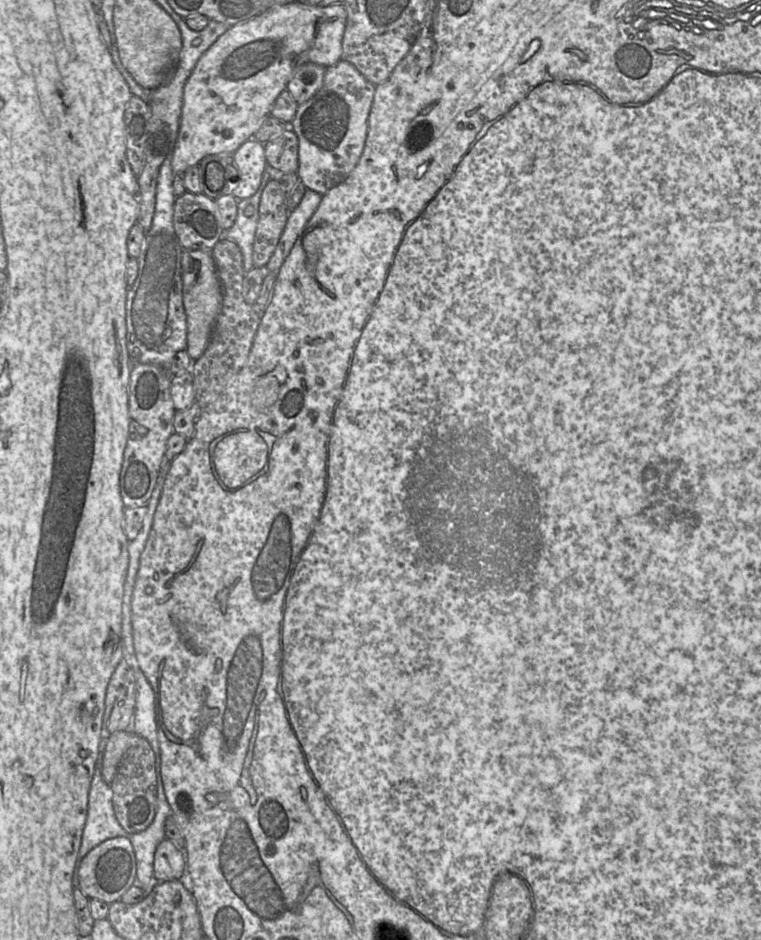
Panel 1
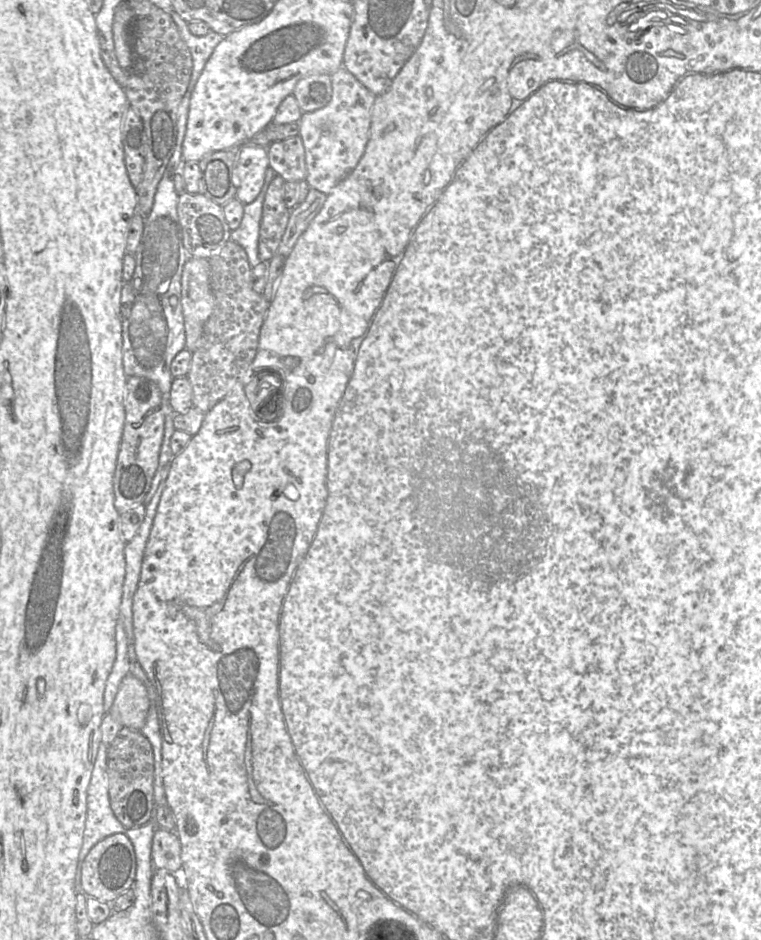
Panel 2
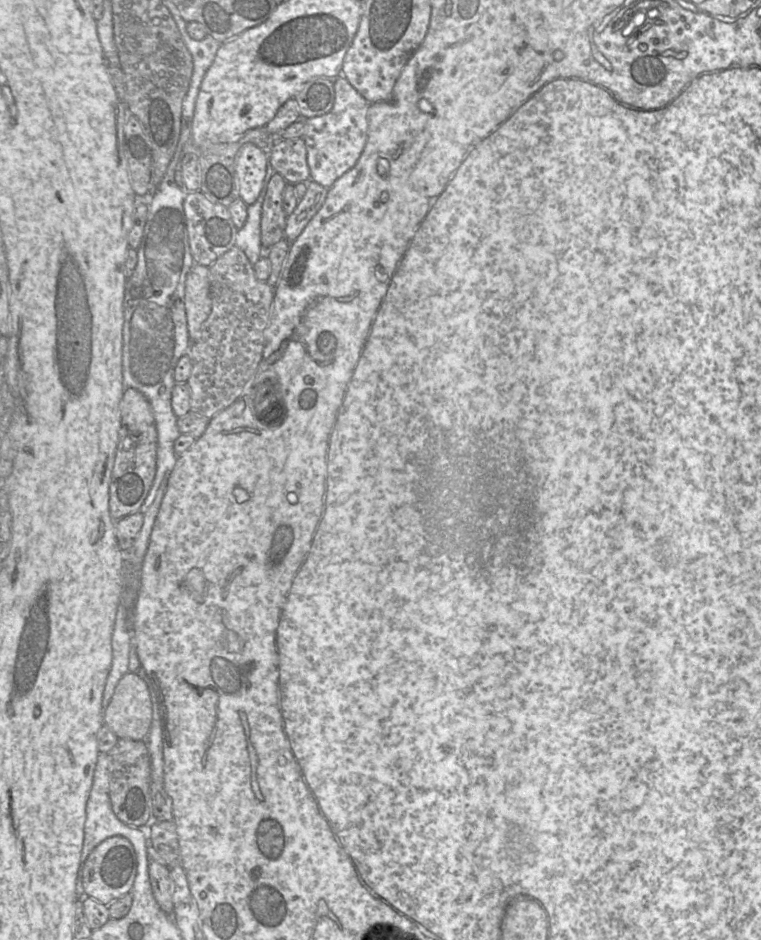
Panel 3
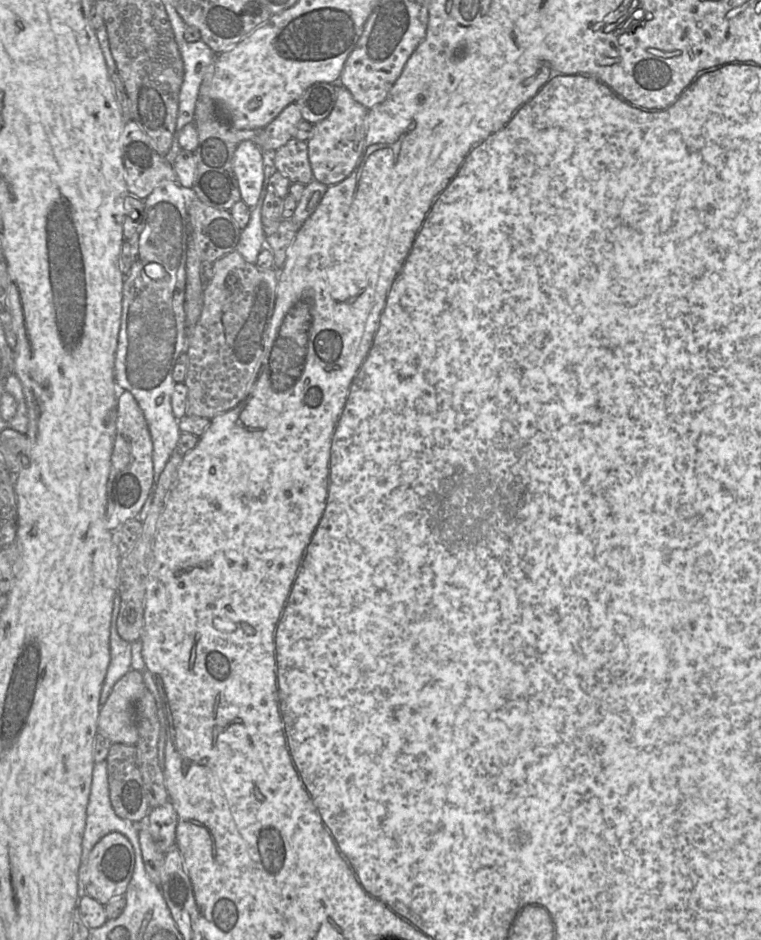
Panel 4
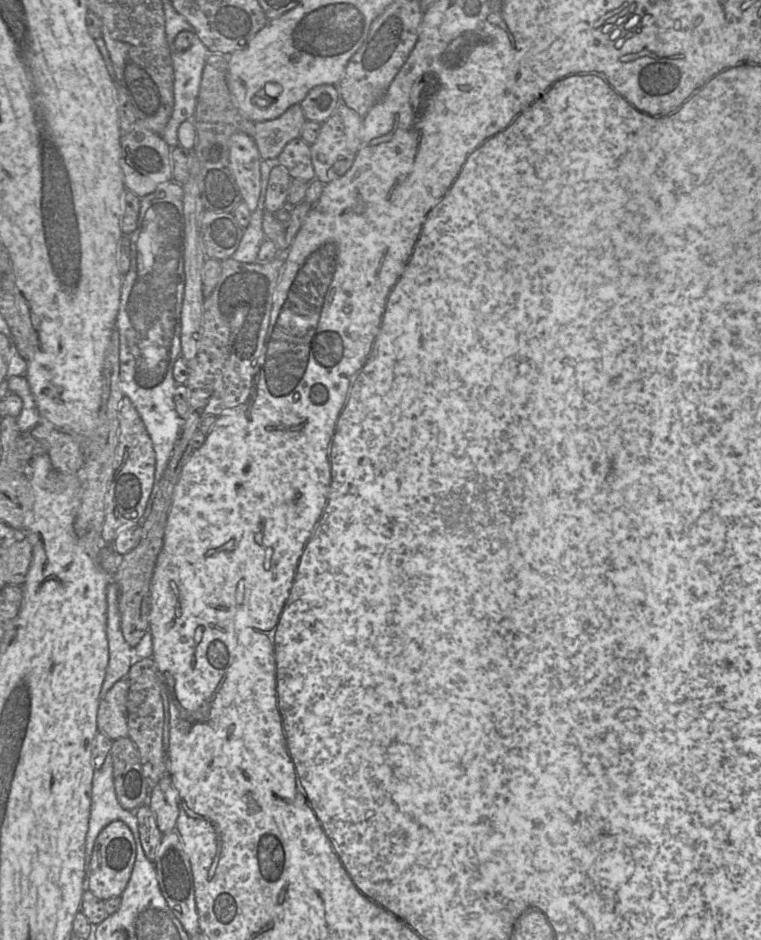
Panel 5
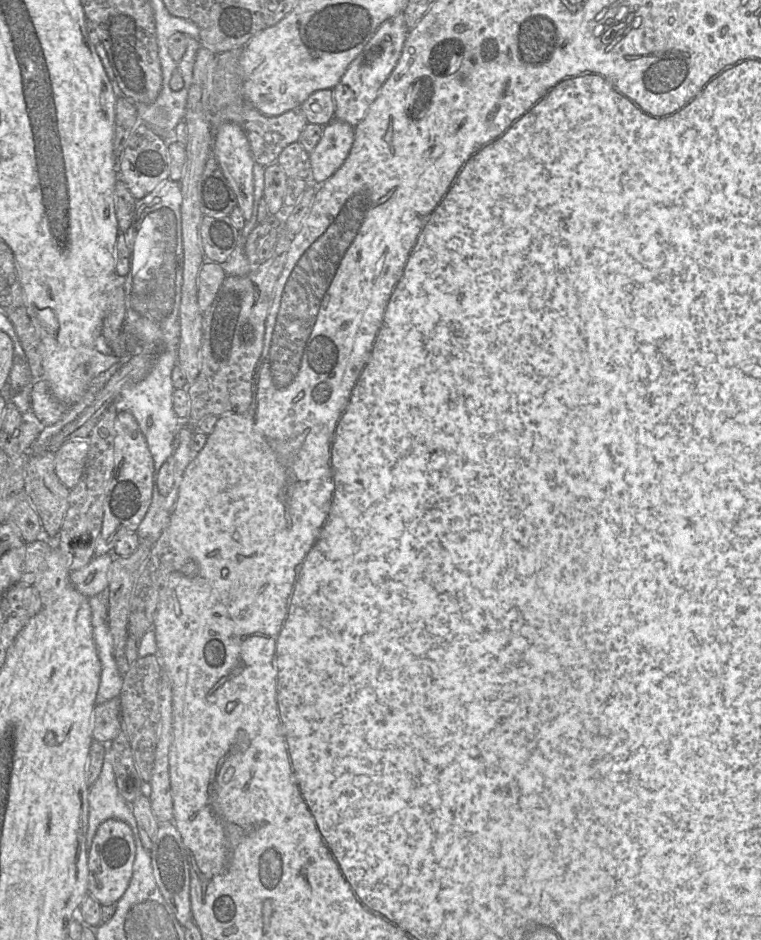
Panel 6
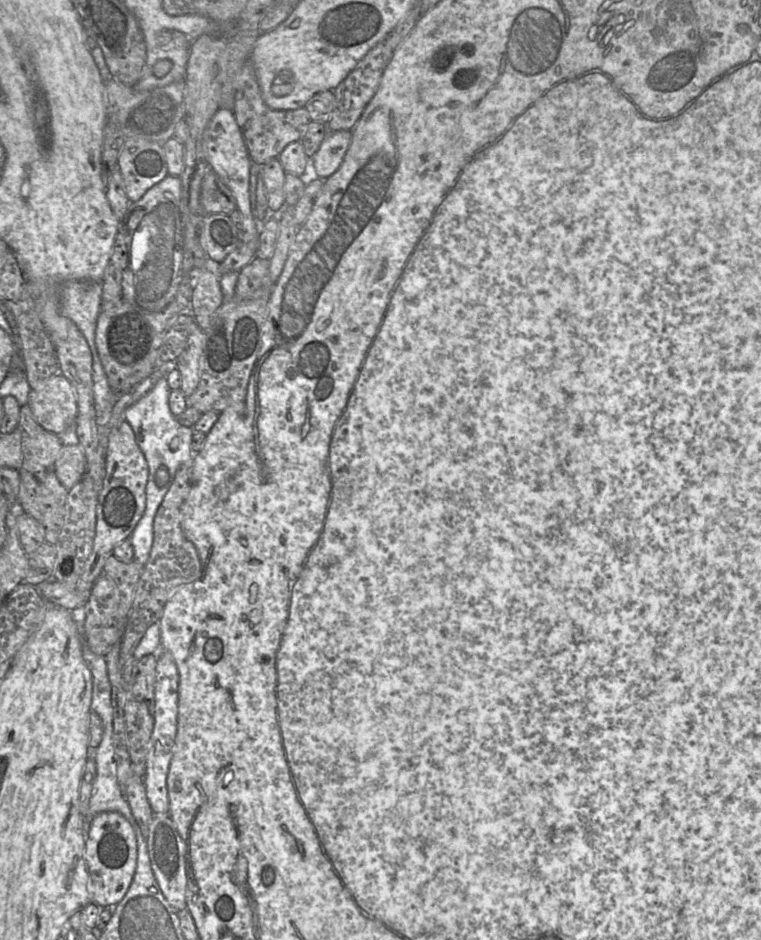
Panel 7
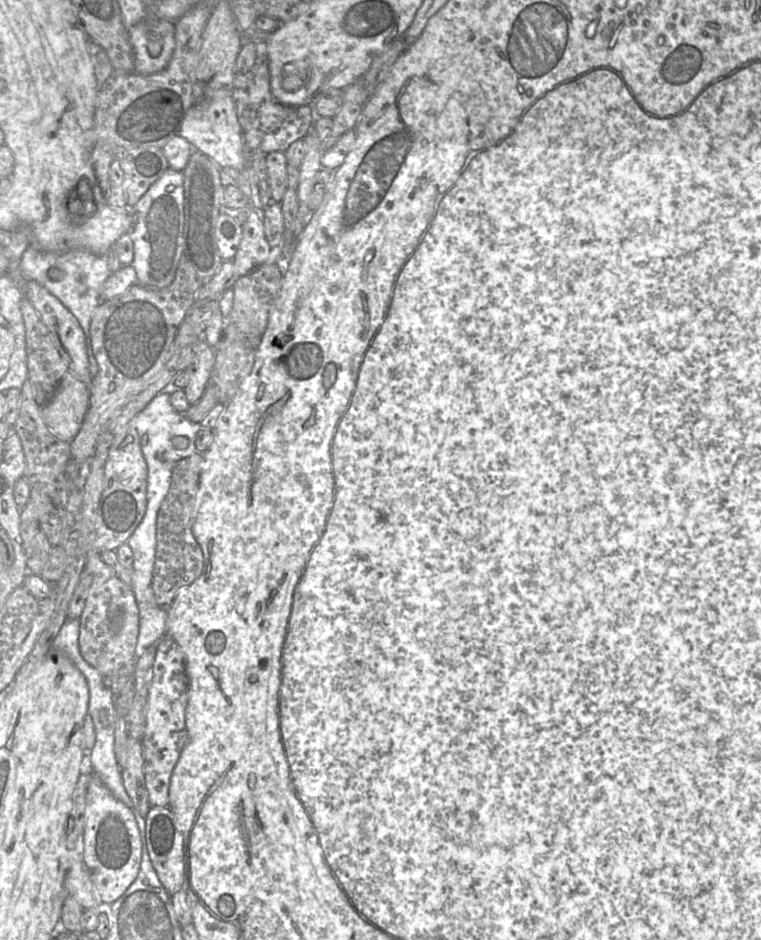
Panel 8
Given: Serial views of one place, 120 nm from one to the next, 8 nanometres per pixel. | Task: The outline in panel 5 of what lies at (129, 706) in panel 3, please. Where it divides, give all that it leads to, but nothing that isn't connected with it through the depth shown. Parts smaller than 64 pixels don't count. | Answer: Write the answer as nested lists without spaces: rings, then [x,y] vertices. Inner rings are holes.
[[[123,678],[99,701],[96,714],[98,733],[106,735],[111,740],[128,737],[126,710],[128,691],[129,681]]]

